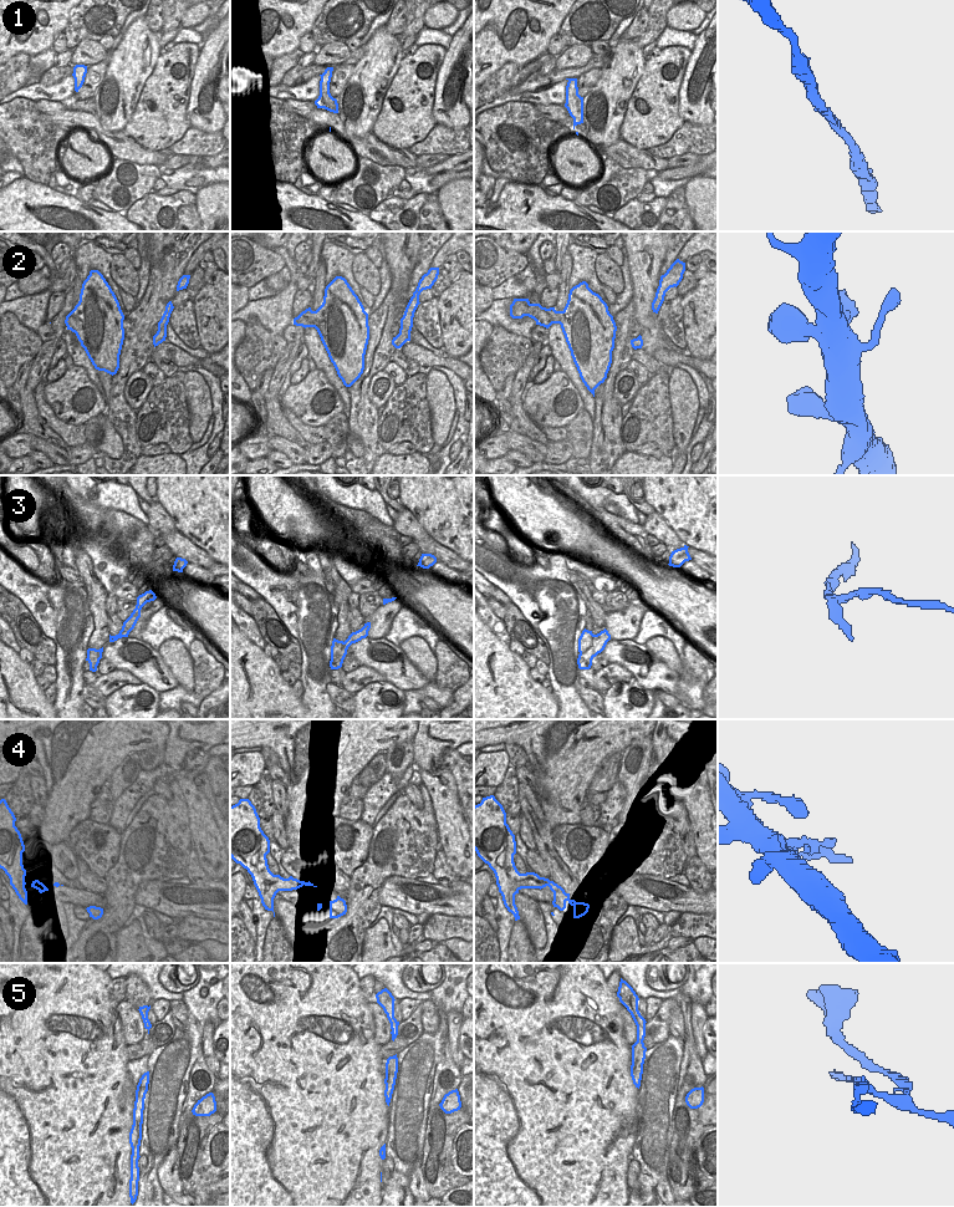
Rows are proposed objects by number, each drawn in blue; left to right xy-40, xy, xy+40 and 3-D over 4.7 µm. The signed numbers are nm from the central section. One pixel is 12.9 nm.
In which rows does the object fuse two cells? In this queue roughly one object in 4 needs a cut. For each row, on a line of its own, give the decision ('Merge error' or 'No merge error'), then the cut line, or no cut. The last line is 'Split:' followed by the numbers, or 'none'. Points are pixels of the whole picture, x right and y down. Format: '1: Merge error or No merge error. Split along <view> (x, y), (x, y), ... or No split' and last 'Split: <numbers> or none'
1: No merge error. No split
2: No merge error. No split
3: Merge error. Split along xy (345, 641), (331, 668)
4: Merge error. Split along xy+40 (521, 874), (549, 885)
5: Merge error. Split along xy (391, 1024), (392, 1028)
Split: 3, 4, 5

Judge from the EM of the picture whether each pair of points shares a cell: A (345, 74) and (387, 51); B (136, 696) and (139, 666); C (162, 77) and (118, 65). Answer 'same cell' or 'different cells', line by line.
A: different cells
B: different cells
C: different cells

